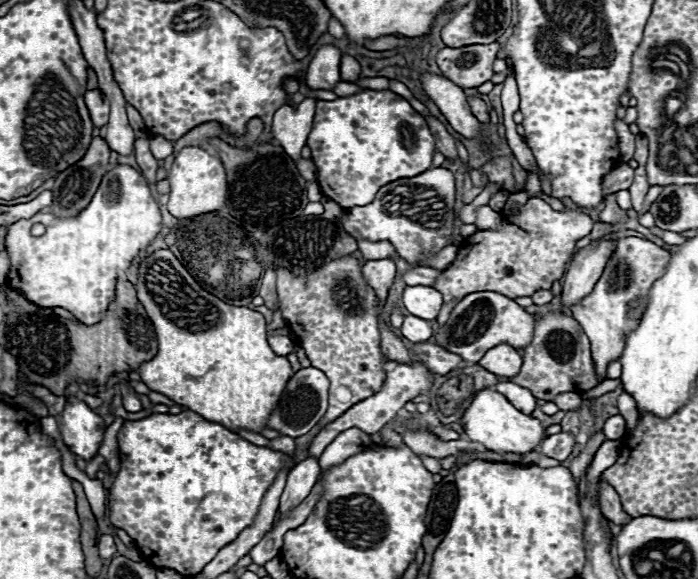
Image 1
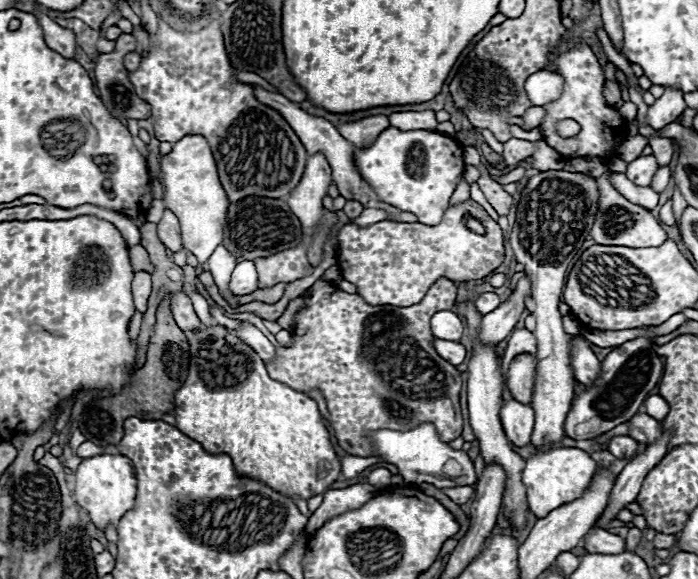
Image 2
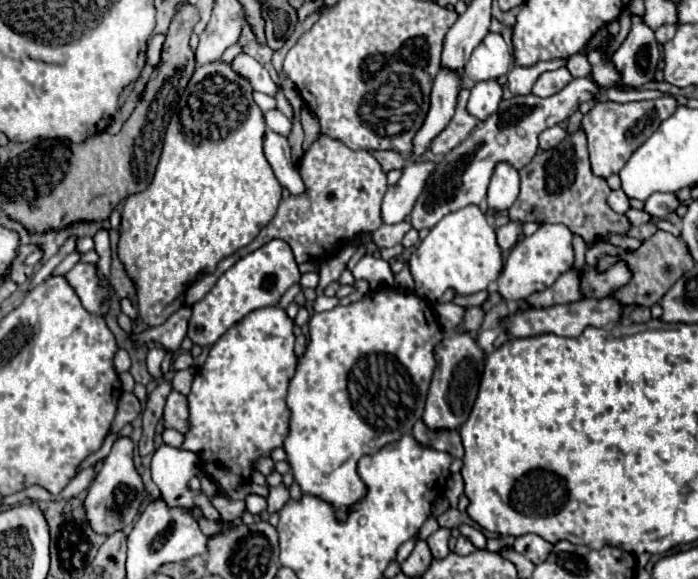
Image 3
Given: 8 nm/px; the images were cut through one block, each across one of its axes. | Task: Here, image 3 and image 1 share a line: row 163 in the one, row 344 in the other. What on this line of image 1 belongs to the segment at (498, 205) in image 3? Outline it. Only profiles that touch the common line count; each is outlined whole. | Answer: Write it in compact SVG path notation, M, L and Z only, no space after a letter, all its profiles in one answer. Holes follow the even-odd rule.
M500 344L496 348L490 348L484 358L478 362L478 366L482 366L484 370L502 376L502 378L514 378L520 372L522 366L522 356L516 348L508 346L508 344Z

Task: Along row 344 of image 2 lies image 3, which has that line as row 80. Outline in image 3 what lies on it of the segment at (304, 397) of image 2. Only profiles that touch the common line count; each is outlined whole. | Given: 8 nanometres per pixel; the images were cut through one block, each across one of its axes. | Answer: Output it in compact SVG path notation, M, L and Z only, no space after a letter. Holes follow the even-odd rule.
M214 60L210 64L204 64L204 66L198 66L194 70L194 76L192 80L188 82L188 88L184 90L184 96L180 96L178 100L178 106L176 106L176 112L168 124L168 130L166 130L166 136L164 136L164 148L162 148L162 156L160 156L160 162L156 166L156 172L154 172L154 178L150 182L150 186L138 194L132 194L126 198L124 202L124 208L122 208L122 228L120 228L120 244L118 244L118 256L120 260L124 262L128 274L134 278L136 286L138 286L138 314L142 318L144 324L148 326L160 326L162 322L166 322L166 318L176 312L178 308L182 308L184 304L184 290L188 288L190 282L194 282L196 278L200 278L202 274L208 274L208 272L214 272L216 264L234 254L238 248L250 244L256 234L260 232L260 228L264 224L268 224L268 220L272 220L272 216L276 214L276 208L278 208L278 202L280 202L280 194L282 194L282 186L278 184L264 152L262 152L262 144L264 144L264 136L266 136L266 122L264 122L264 114L262 110L258 108L258 104L254 102L254 96L252 96L252 86L250 82L236 74L230 64L222 62L222 60Z

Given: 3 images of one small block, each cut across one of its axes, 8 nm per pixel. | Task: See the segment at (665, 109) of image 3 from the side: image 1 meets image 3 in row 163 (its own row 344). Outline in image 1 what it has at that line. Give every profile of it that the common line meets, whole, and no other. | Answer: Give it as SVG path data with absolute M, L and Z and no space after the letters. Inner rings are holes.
M636 236L616 238L616 250L608 260L596 288L572 308L572 316L578 320L592 344L592 360L596 366L598 382L606 380L606 368L610 362L618 360L626 346L626 336L638 328L648 306L648 294L652 284L664 276L666 266L670 264L670 252L664 248Z

